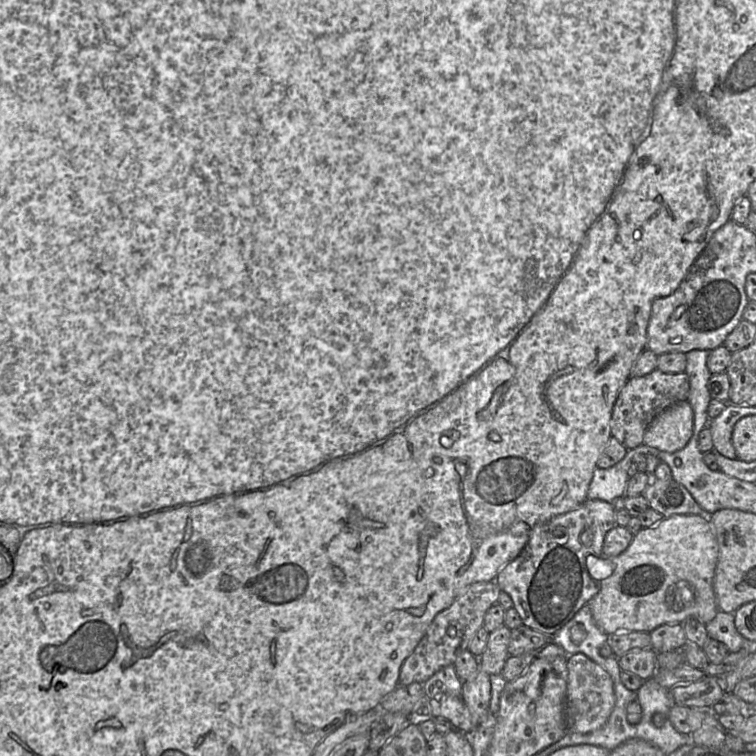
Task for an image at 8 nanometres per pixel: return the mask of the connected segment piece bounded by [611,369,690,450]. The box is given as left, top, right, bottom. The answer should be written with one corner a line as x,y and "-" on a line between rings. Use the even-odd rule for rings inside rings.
655,369
651,373
629,378
620,391
612,410
611,434
628,450
643,444
644,434
652,421
670,406
686,401
690,390
689,378
683,373
664,373

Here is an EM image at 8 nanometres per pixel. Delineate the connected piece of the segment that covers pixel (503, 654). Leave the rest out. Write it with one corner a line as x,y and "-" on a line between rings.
506,626
495,629
489,633
486,648
479,658
479,667
489,675
501,674
508,659
508,645
511,630

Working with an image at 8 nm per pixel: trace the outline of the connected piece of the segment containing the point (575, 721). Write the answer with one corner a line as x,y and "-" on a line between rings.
580,653
567,657
567,670
565,701
567,732
591,733
607,722
614,708
616,698
613,680
604,668

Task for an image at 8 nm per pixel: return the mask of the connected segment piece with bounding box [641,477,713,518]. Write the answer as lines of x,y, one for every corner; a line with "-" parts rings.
653,479
645,488
643,495
651,508
663,515
700,515
703,518
710,518
711,514
705,512
693,499
689,491
674,479
664,481

